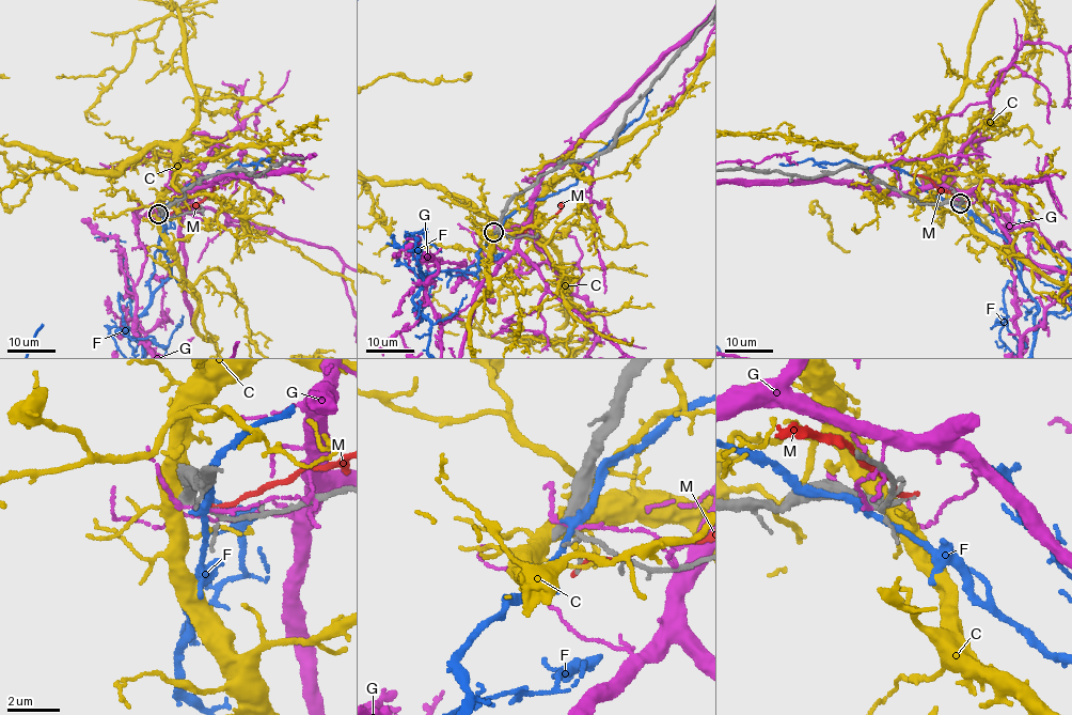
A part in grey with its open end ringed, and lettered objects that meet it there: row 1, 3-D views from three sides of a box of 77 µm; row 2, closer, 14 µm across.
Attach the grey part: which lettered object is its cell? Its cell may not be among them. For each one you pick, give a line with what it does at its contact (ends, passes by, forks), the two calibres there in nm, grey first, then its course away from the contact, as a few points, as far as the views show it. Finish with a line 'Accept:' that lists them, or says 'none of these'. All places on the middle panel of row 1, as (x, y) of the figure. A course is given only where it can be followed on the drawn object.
Accept: none of these

